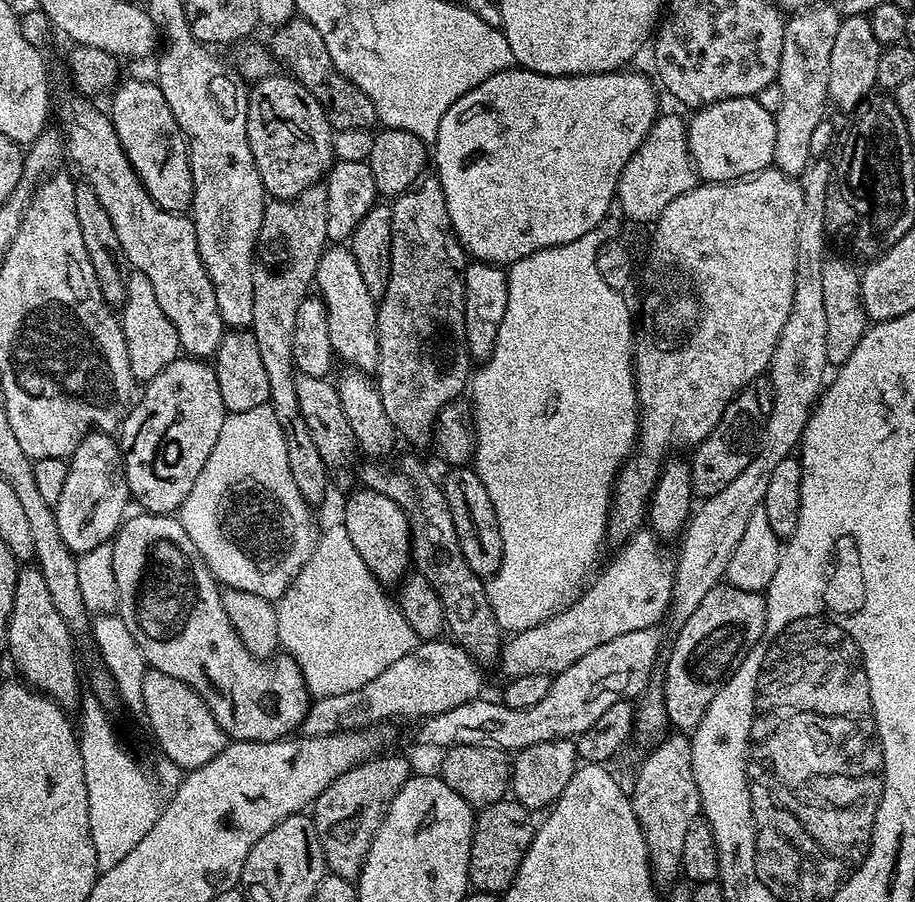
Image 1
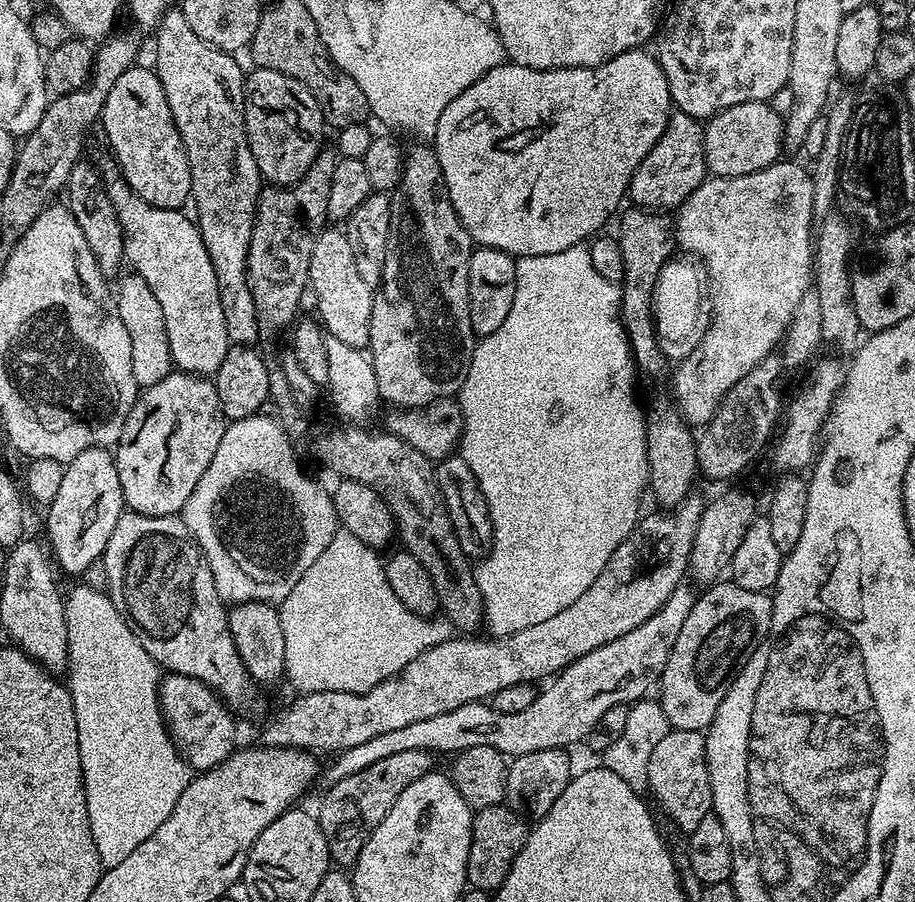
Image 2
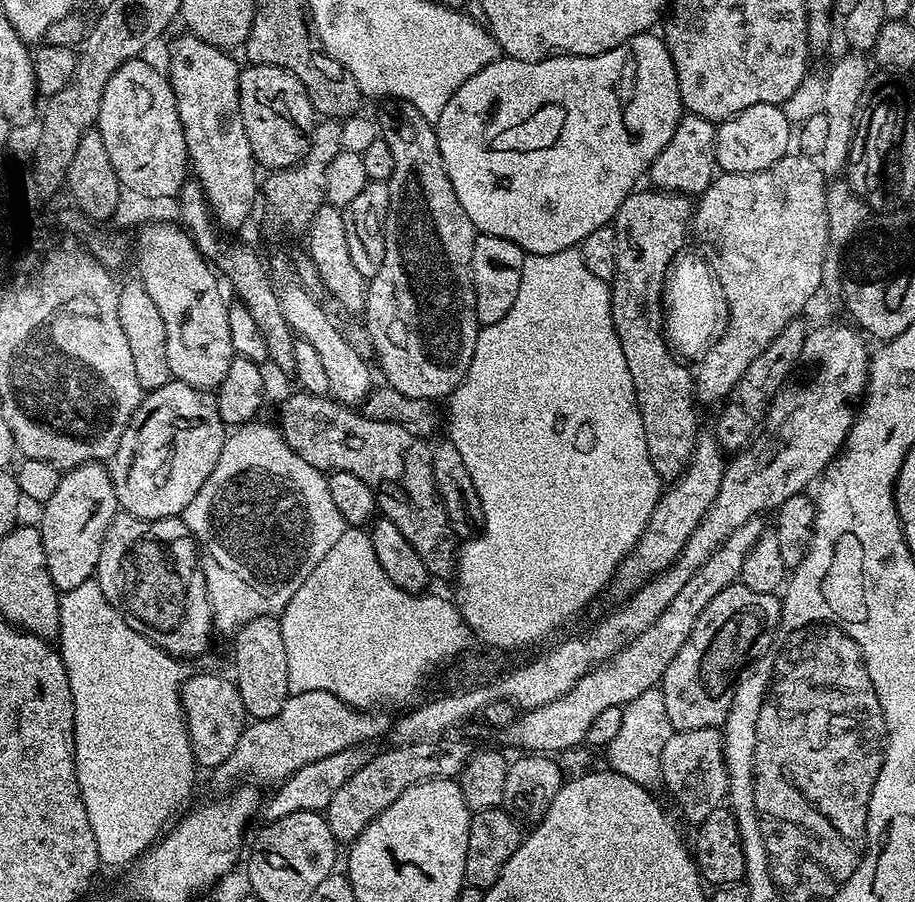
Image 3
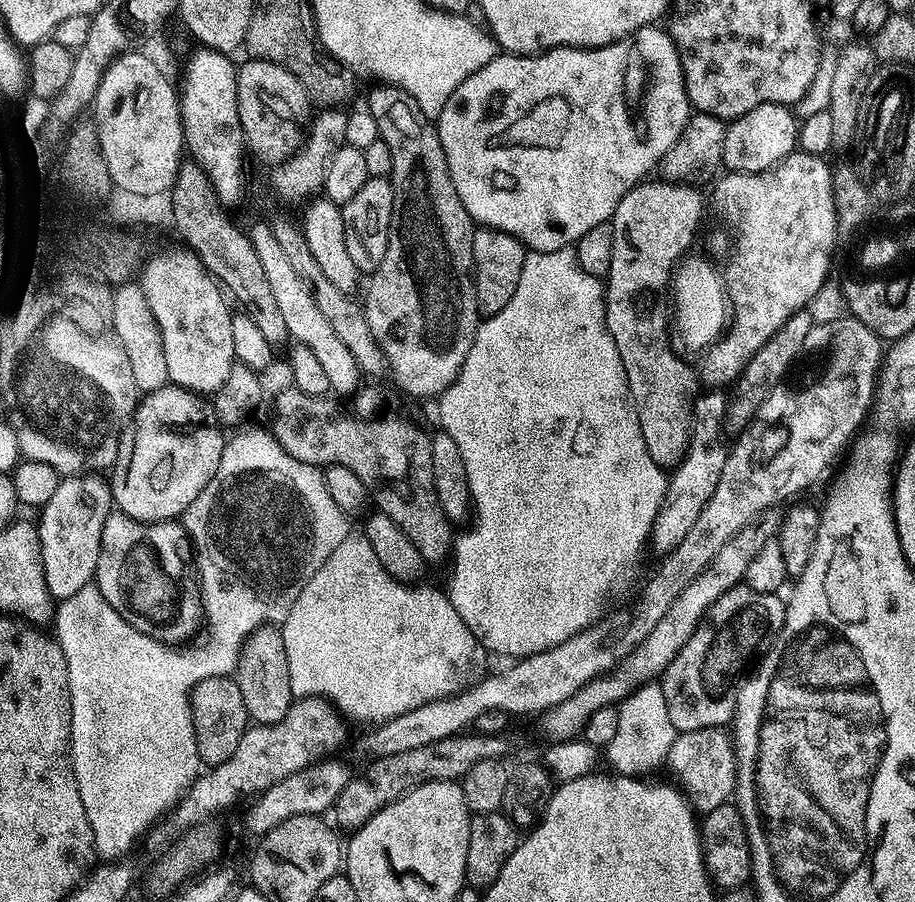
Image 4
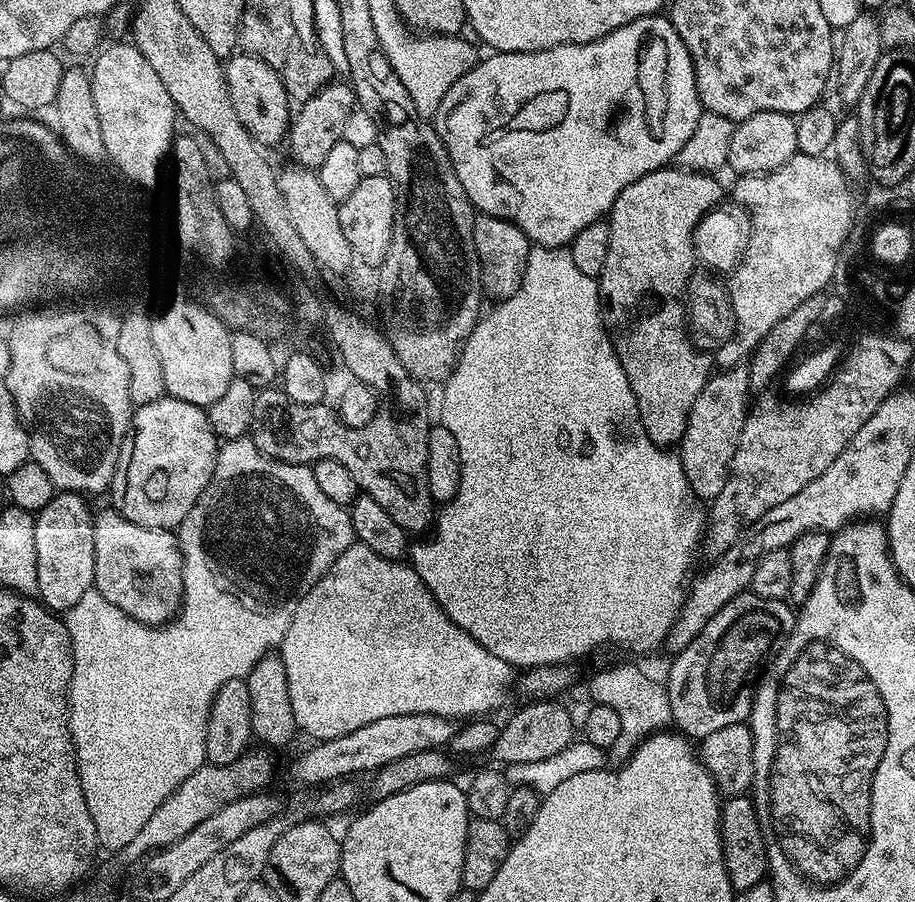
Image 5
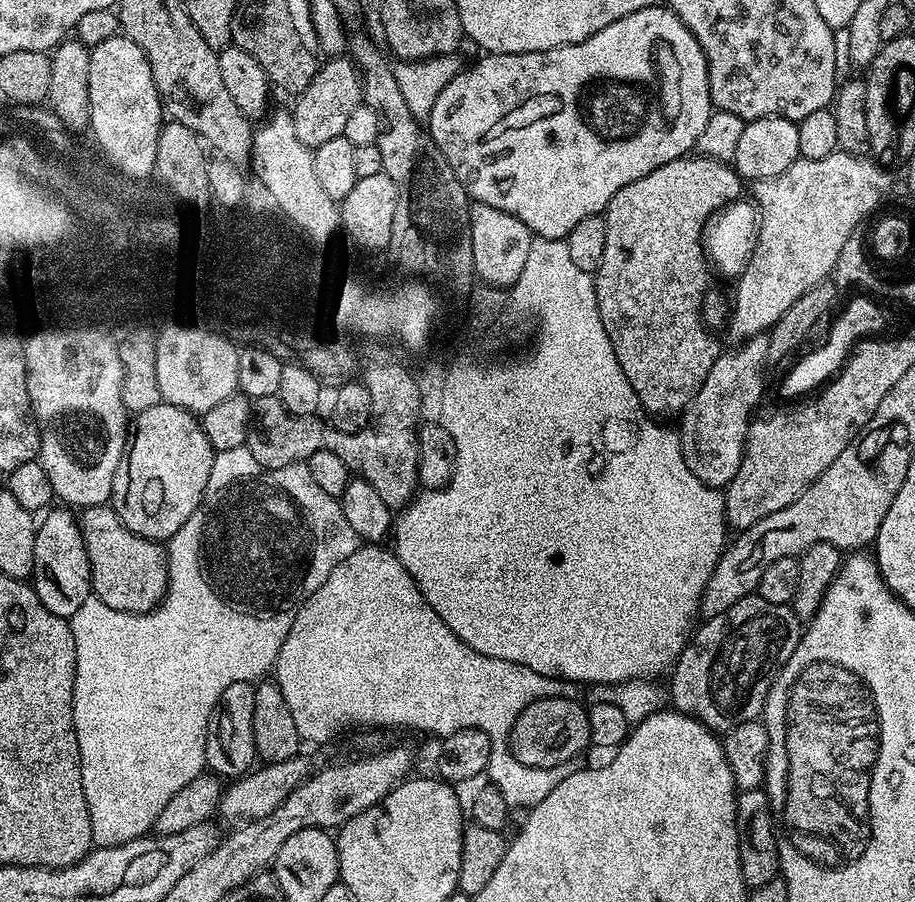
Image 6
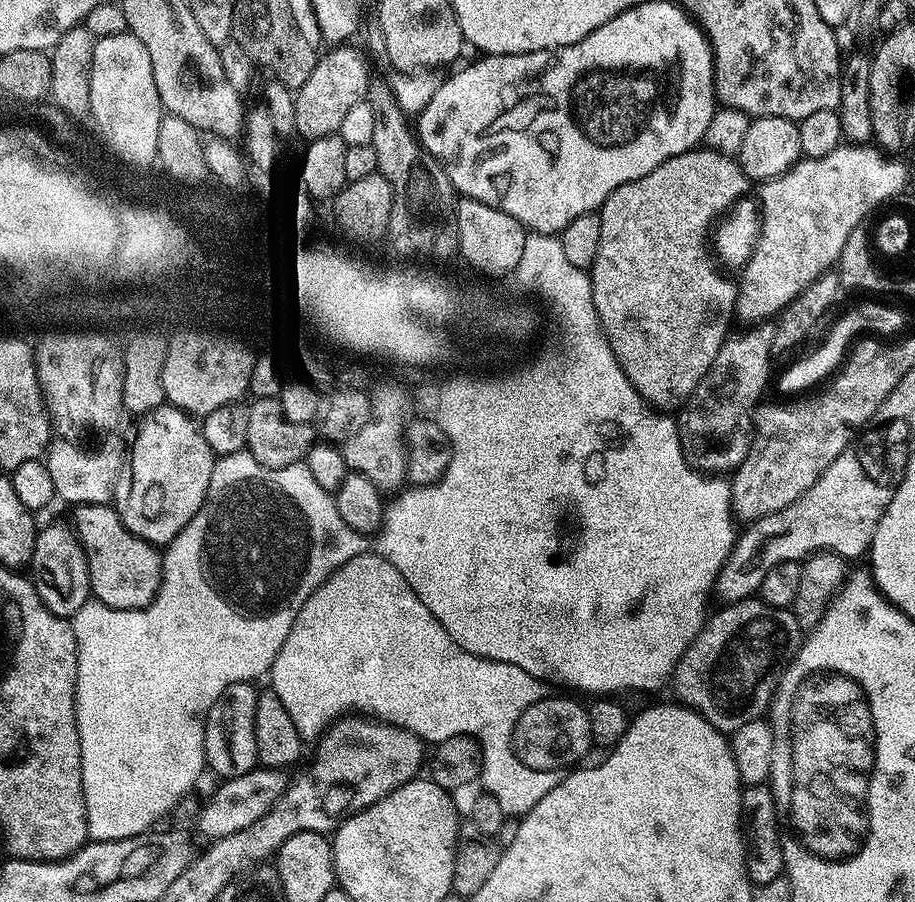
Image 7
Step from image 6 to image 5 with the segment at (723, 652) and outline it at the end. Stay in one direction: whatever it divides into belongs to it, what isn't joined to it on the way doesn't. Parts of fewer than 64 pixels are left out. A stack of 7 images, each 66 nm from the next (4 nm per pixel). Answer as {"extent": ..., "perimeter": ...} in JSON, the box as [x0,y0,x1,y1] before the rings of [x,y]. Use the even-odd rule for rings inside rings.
{"extent":[666,591,797,738],"perimeter":[[[752,591],[739,592],[706,626],[702,626],[702,634],[686,646],[686,650],[675,653],[672,665],[668,668],[666,687],[670,700],[671,723],[680,728],[679,731],[689,738],[703,738],[714,734],[714,730],[722,730],[722,726],[743,724],[752,714],[752,698],[754,695],[751,687],[757,683],[758,677],[771,664],[772,659],[784,648],[784,643],[796,625],[797,613],[783,600],[758,598]]]}

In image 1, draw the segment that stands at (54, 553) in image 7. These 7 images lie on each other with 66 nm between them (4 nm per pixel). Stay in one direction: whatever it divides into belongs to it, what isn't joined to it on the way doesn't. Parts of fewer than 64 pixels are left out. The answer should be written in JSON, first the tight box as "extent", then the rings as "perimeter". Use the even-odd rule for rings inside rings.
{"extent":[54,430,130,554],"perimeter":[[[93,430],[83,436],[76,449],[72,451],[68,460],[66,487],[62,489],[62,498],[58,498],[58,502],[54,505],[58,530],[67,548],[74,554],[81,554],[113,539],[115,532],[125,519],[124,507],[127,504],[130,504],[130,493],[124,473],[124,455],[120,452],[120,445],[109,433]]]}

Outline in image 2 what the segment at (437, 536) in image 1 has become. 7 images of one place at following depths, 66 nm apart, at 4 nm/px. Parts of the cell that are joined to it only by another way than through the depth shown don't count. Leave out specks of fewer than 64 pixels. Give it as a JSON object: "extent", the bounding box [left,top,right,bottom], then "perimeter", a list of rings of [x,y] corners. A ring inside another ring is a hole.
{"extent":[316,426,484,634],"perimeter":[[[341,426],[324,432],[316,440],[316,456],[328,468],[341,472],[341,477],[349,480],[357,480],[370,490],[374,490],[386,502],[393,520],[396,521],[398,540],[402,548],[418,559],[425,567],[436,587],[439,607],[443,615],[450,621],[453,629],[460,634],[476,634],[484,624],[484,599],[476,585],[473,565],[470,557],[464,553],[458,538],[454,534],[454,526],[450,522],[450,514],[444,505],[444,496],[440,493],[440,487],[436,481],[436,469],[433,461],[425,458],[410,442],[402,442],[402,438],[392,436],[387,430],[380,432],[367,432],[364,426]]]}

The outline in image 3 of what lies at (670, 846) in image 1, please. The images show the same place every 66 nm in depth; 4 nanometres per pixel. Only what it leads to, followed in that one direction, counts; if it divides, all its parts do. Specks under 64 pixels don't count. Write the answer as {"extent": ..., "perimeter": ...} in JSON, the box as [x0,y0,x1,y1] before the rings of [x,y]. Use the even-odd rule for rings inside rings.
{"extent":[660,728,728,826],"perimeter":[[[720,728],[673,731],[662,747],[660,778],[663,787],[676,799],[680,812],[699,826],[716,808],[725,803],[728,795],[728,767],[724,765],[724,738]]]}

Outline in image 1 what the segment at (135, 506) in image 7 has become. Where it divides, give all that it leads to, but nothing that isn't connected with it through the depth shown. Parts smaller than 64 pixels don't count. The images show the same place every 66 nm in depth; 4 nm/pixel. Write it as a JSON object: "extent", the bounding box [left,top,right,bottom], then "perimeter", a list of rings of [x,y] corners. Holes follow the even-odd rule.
{"extent":[118,358,226,514],"perimeter":[[[178,358],[143,388],[140,401],[138,396],[118,429],[128,491],[145,513],[172,514],[190,494],[194,478],[218,440],[226,415],[222,390],[218,390],[215,367],[204,358]]]}

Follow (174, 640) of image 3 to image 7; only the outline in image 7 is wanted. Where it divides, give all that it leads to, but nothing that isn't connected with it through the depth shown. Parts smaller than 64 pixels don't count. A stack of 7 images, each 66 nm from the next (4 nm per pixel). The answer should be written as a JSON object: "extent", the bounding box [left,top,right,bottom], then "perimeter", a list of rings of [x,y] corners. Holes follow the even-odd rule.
{"extent":[72,503,164,610],"perimeter":[[[111,503],[81,504],[72,516],[74,533],[79,544],[84,549],[85,560],[88,563],[89,586],[91,595],[105,604],[109,610],[127,610],[129,608],[144,608],[156,597],[160,589],[160,575],[164,572],[162,556],[153,545],[147,544],[141,536],[136,536],[120,520],[120,514]]]}

